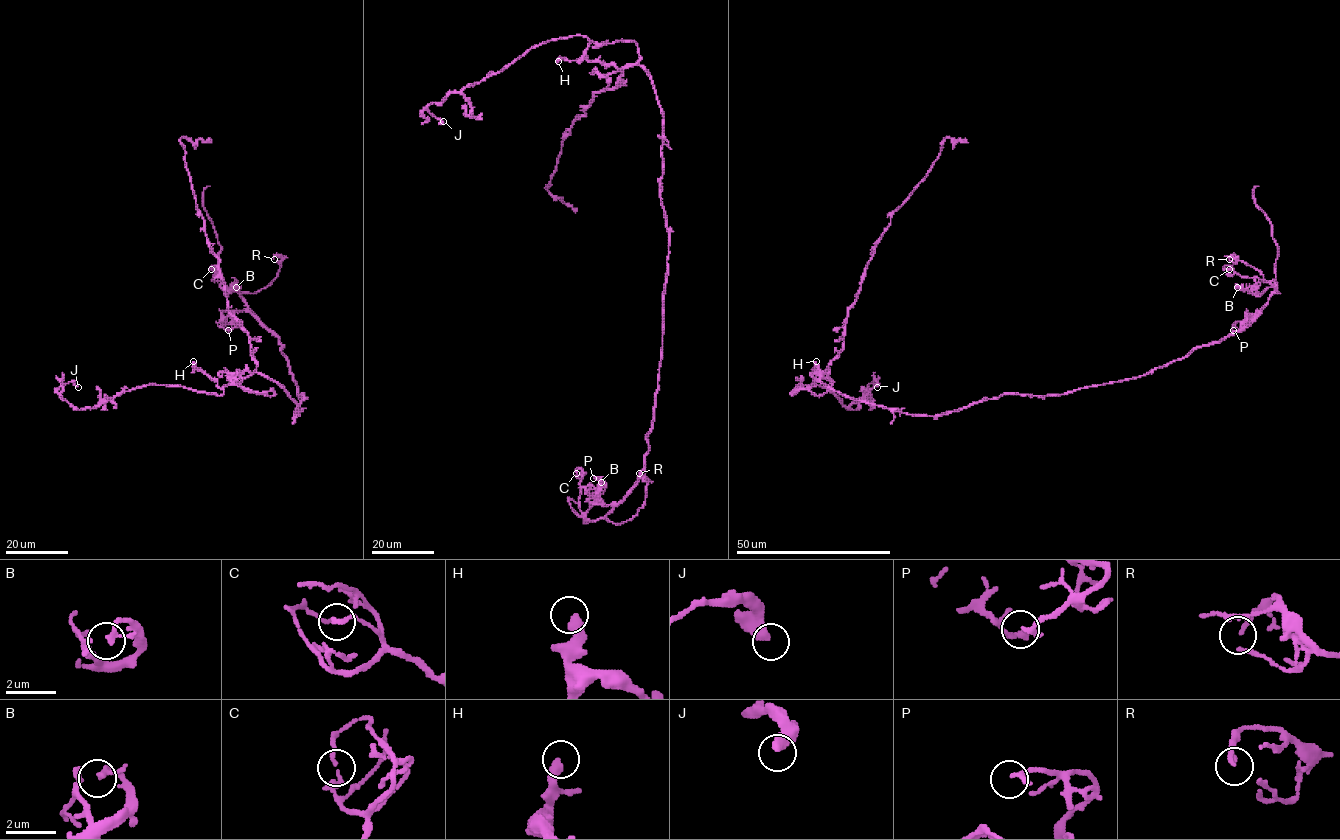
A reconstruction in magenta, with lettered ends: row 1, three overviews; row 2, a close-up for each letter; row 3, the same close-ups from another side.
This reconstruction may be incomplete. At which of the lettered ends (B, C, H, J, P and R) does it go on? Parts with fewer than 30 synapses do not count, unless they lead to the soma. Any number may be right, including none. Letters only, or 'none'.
none

